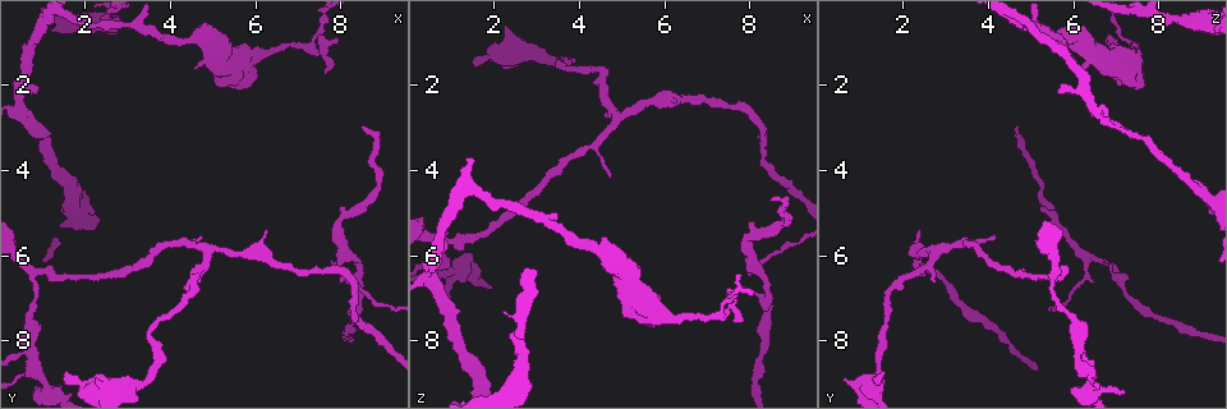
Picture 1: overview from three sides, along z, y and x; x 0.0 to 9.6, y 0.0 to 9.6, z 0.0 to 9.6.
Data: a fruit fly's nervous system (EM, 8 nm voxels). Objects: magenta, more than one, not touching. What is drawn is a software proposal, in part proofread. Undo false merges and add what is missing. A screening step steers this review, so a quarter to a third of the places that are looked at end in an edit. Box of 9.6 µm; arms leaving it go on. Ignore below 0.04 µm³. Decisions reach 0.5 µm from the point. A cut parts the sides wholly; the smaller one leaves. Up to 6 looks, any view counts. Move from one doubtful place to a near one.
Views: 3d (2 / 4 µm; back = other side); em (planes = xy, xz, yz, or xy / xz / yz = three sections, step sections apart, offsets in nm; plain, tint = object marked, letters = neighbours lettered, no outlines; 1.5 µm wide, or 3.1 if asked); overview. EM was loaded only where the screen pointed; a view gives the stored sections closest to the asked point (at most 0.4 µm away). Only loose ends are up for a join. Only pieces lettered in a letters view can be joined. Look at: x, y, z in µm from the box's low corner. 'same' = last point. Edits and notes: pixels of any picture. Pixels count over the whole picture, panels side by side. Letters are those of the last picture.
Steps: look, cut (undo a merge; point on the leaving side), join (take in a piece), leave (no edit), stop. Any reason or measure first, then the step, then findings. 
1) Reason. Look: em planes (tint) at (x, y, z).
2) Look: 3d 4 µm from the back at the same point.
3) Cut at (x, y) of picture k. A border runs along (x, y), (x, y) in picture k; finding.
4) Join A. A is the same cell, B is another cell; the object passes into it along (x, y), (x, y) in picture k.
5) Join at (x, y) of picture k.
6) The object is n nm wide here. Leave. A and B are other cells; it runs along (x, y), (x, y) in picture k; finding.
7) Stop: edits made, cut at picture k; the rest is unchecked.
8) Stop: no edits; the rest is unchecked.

Abrupt turn. Look: 3d 4 µm at (3.55, 7.80, 1.55).

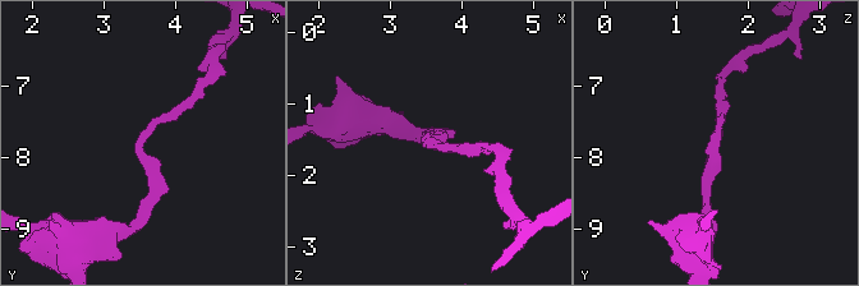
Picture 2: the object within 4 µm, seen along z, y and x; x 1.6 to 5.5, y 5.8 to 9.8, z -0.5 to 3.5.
Look: em planes (letters) at (3.55, 7.80, 1.55).

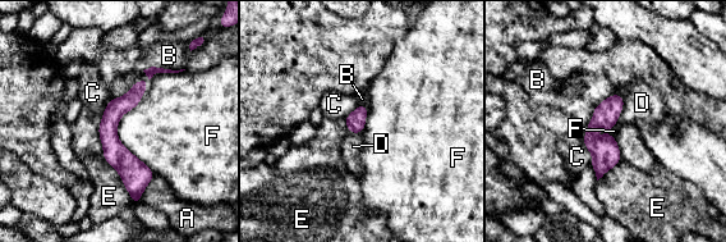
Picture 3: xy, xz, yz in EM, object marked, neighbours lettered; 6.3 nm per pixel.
The object is 120 nm wide here; the longest contact is with F, 700 nm. Leave. A, B, C, D, E and F are other cells; one neuron here.

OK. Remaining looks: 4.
Look: 3d 2 µm at (1.60, 8.80, 1.60).

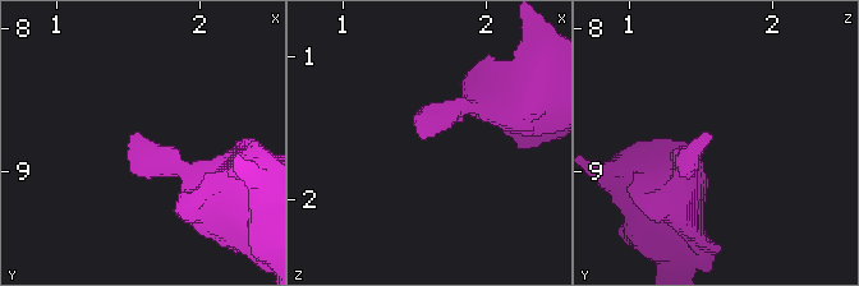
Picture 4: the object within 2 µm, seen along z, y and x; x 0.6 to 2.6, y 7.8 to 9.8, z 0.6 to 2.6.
Look: em planes (letters) at (1.54, 8.74, 1.54).

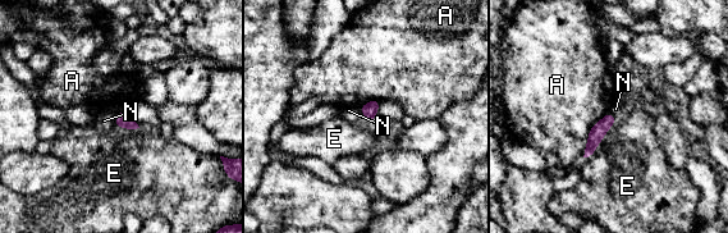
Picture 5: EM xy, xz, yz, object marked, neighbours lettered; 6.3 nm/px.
The longest contact is with A, 340 nm. Leave. A, E and N are other cells; no lettered piece goes on from it.

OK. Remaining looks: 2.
Stop: no edits; the rest is unchecked.

